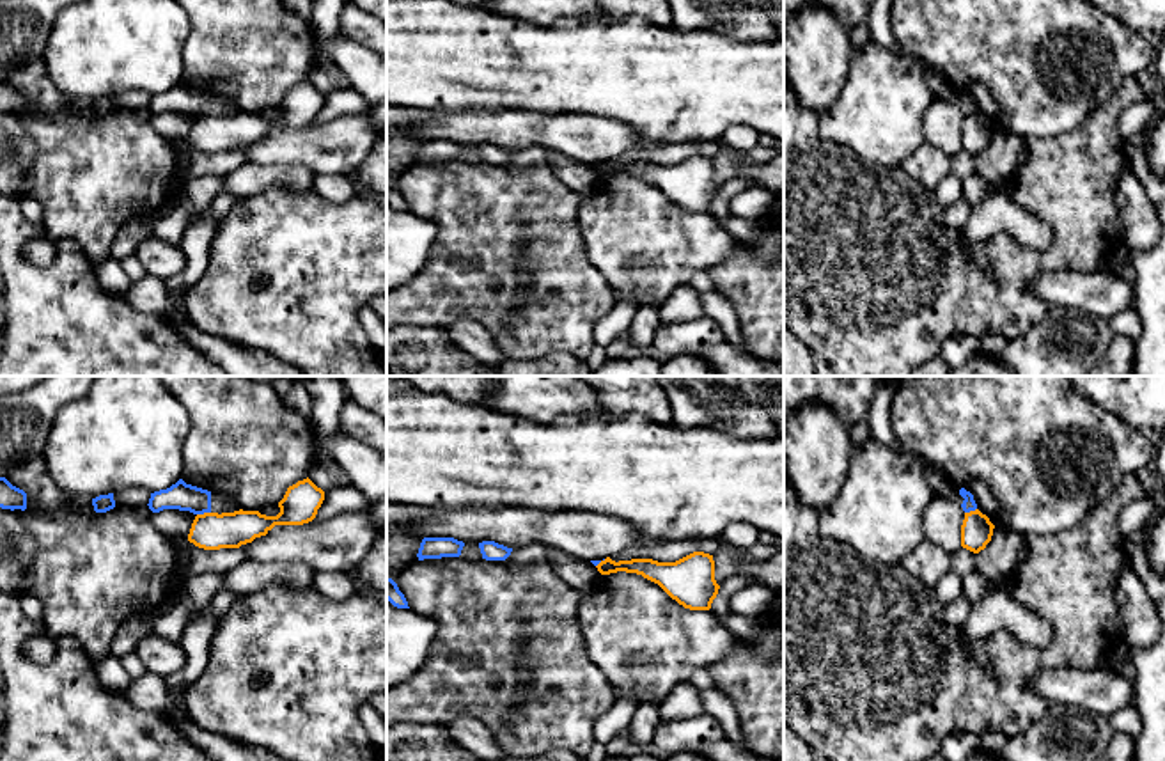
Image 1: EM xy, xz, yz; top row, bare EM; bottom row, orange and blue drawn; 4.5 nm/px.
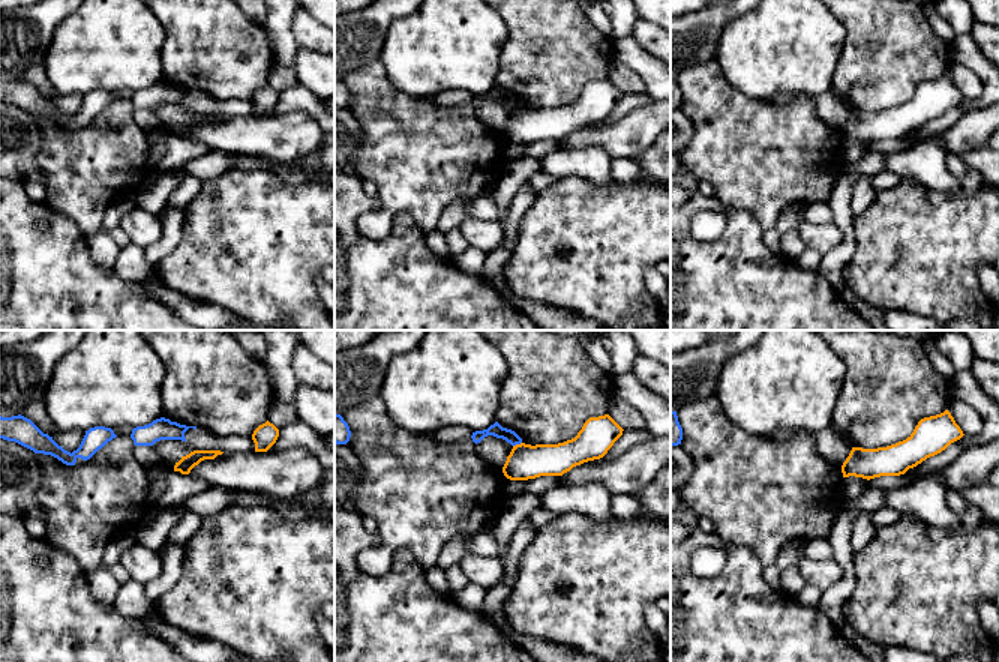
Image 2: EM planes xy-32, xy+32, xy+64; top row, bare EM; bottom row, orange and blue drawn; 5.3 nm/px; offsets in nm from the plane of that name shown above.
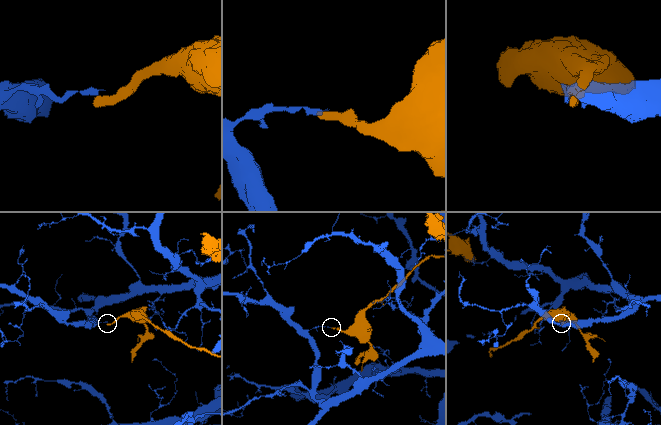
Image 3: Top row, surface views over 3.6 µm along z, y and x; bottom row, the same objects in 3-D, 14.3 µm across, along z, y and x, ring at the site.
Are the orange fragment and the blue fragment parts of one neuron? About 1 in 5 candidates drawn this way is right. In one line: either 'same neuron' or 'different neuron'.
different neuron

